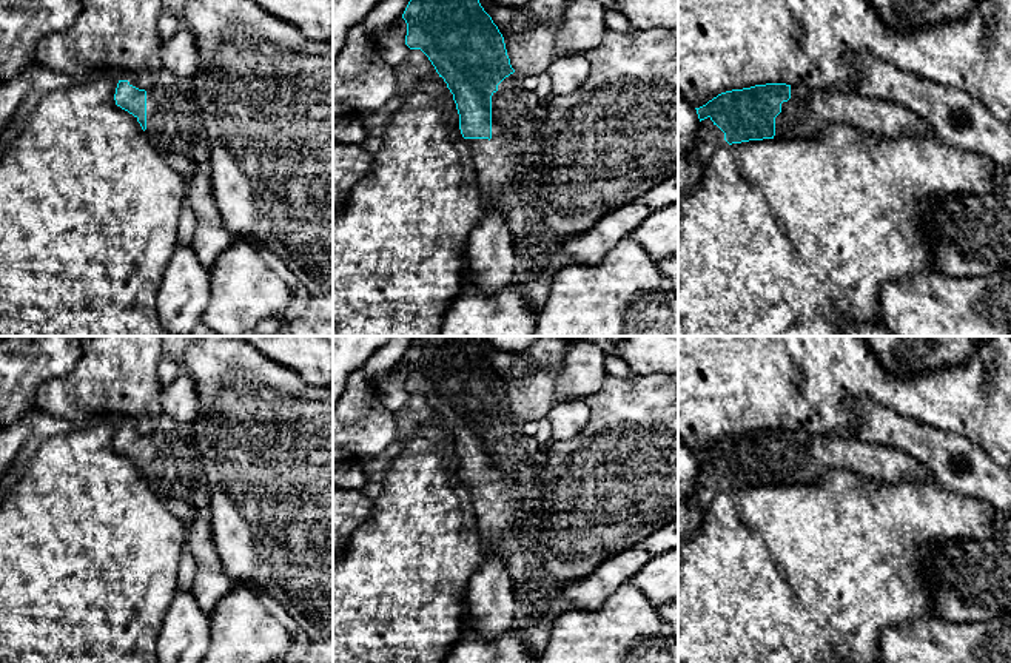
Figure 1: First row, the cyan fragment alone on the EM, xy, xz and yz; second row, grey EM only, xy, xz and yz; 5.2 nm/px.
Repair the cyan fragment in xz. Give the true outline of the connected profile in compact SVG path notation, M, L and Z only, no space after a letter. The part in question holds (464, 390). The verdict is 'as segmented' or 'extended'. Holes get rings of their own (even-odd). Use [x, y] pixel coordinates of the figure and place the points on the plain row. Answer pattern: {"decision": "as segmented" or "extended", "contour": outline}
{"decision": "extended", "contour": "M413 336L402 364L407 369L405 390L428 402L453 439L484 554L496 555L509 572L513 628L522 634L536 660L547 644L553 620L569 609L542 557L539 495L549 453L535 436L522 432L524 421L512 413L504 382L481 352L476 336Z"}

